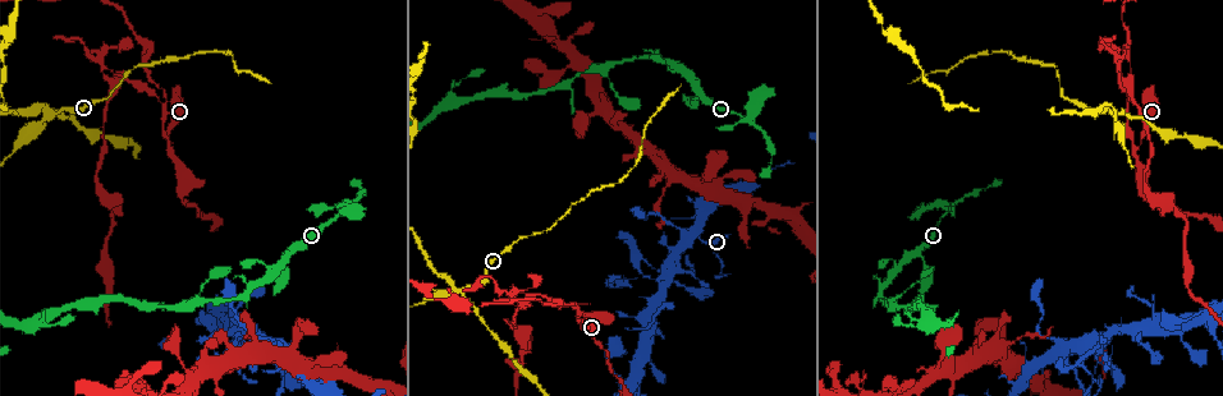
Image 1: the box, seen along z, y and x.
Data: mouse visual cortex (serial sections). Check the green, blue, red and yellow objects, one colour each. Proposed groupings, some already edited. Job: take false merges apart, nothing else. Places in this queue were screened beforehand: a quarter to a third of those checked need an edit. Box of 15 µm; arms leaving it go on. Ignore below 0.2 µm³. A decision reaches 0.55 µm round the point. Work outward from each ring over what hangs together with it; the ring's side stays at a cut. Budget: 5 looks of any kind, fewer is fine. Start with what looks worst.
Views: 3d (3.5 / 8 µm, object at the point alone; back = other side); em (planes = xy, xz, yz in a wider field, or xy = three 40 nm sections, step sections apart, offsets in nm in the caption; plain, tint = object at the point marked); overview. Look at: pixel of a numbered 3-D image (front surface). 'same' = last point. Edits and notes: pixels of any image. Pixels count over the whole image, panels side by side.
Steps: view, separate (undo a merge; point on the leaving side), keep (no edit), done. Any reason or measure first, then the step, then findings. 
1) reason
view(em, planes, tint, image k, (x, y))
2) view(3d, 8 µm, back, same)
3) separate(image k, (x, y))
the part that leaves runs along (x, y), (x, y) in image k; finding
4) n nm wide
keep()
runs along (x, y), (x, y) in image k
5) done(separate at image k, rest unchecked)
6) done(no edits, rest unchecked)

sudden change in width
view(3d, 8 µm, back, image 1, (575, 304))

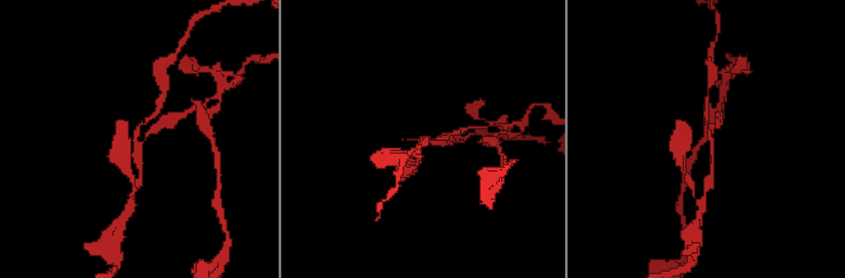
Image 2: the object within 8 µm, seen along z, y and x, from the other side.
view(em, xy, step 3, tint, image 2, (421, 137))

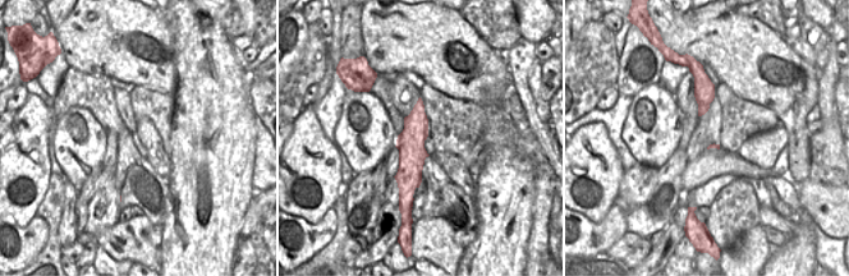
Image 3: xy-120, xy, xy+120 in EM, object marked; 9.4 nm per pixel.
260 nm wide
separate(image 2, (715, 123))
the part that leaves runs along (145, 137), (173, 115), (186, 113) in image 2; two cells meet here

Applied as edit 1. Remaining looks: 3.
redraw
view(overview)

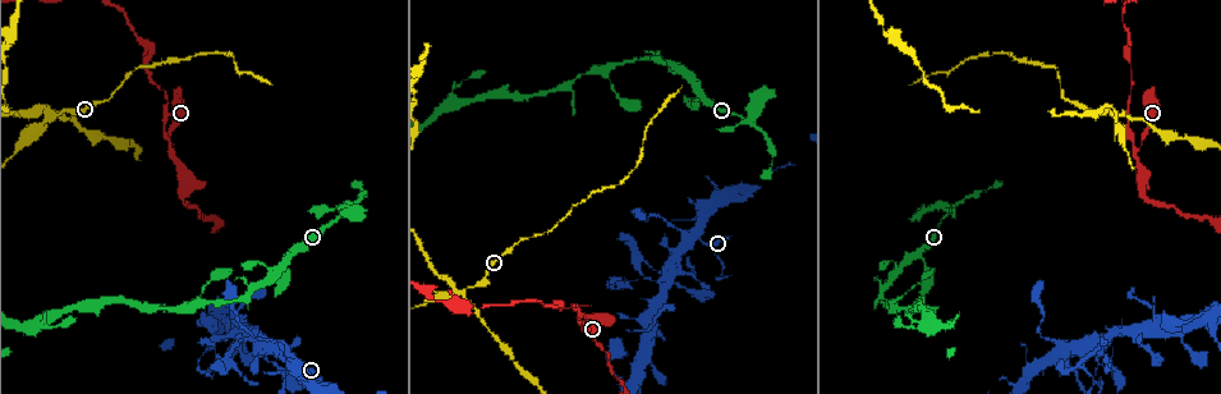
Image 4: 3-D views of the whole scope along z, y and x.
looks like a crossing
view(3d, 3.5 µm, image 4, (54, 114))

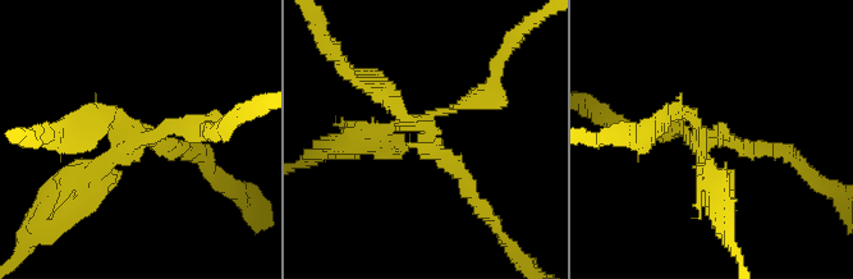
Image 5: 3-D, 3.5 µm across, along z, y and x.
4 arms; arms of 200, 200, 200, 250 nm
view(em, xy, step 1, tint, image 5, (698, 139))

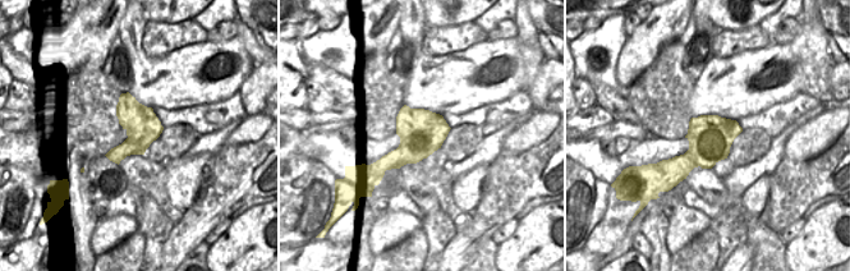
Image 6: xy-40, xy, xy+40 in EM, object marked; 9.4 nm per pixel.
separate(image 5, (101, 132))
border along (446, 133), (419, 129), (400, 138) in image 6; two cells meet here

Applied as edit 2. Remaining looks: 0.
done(separate at image 2, separate at image 5, rest unchecked)

